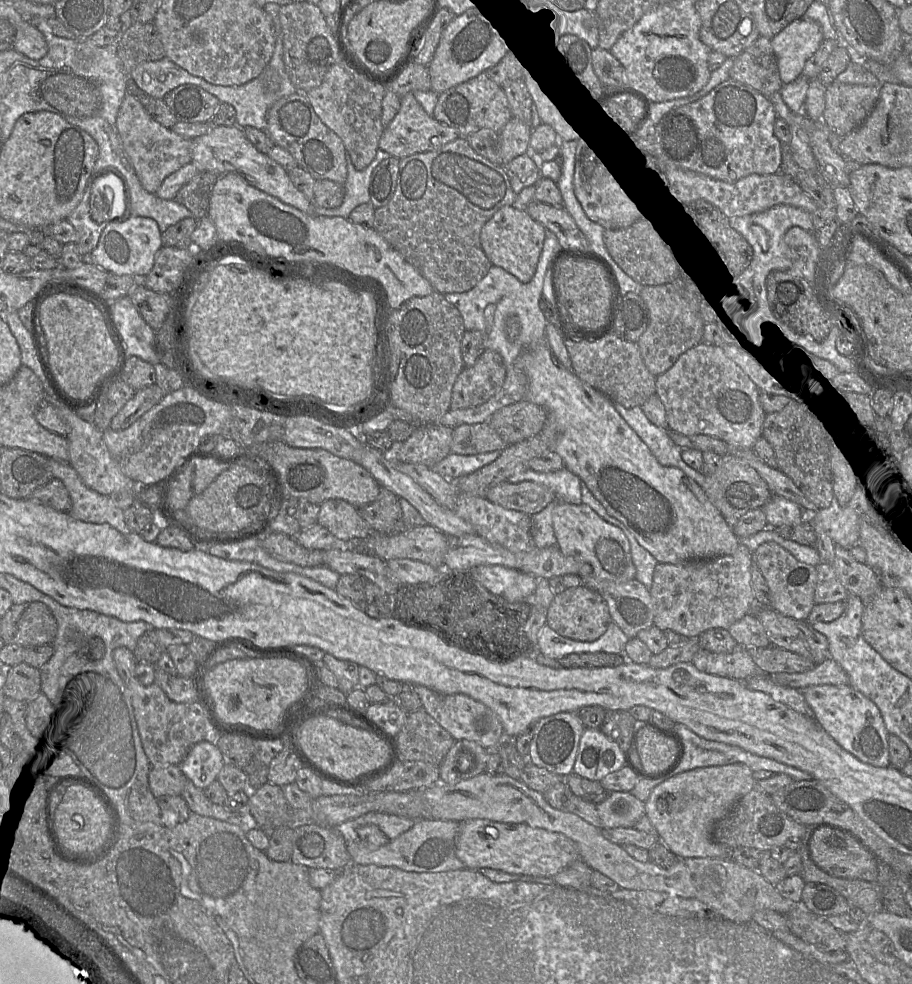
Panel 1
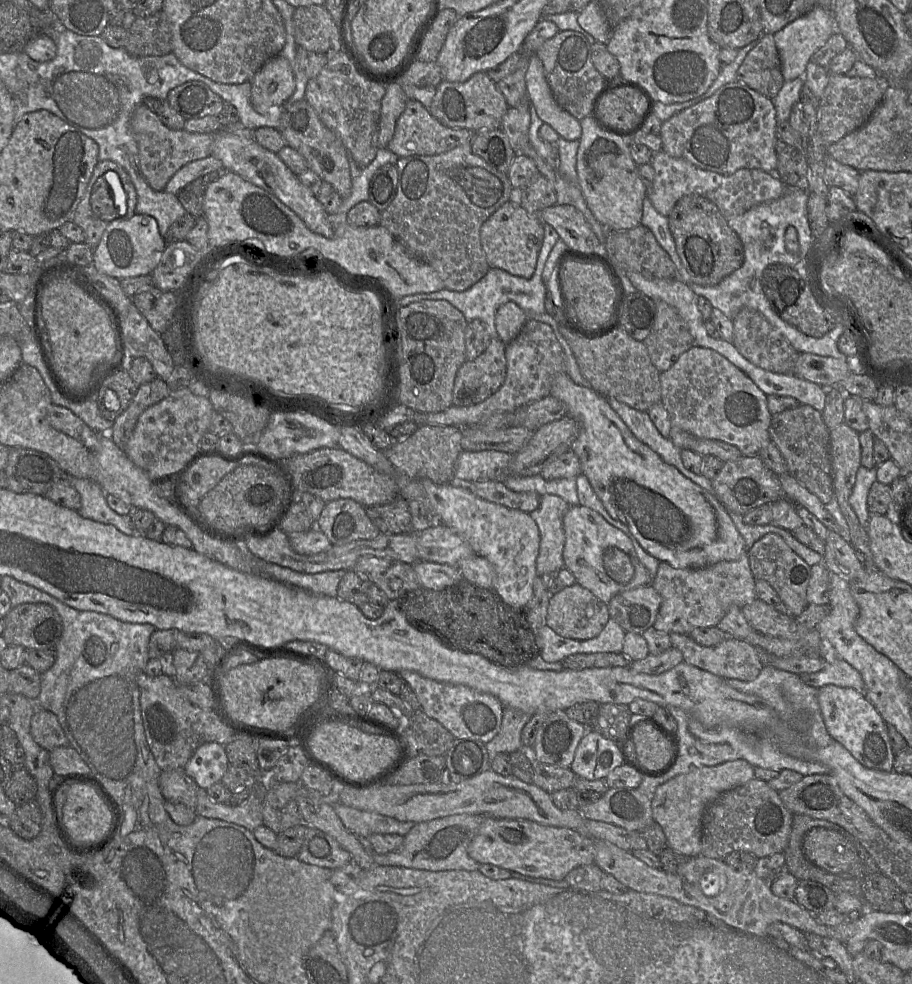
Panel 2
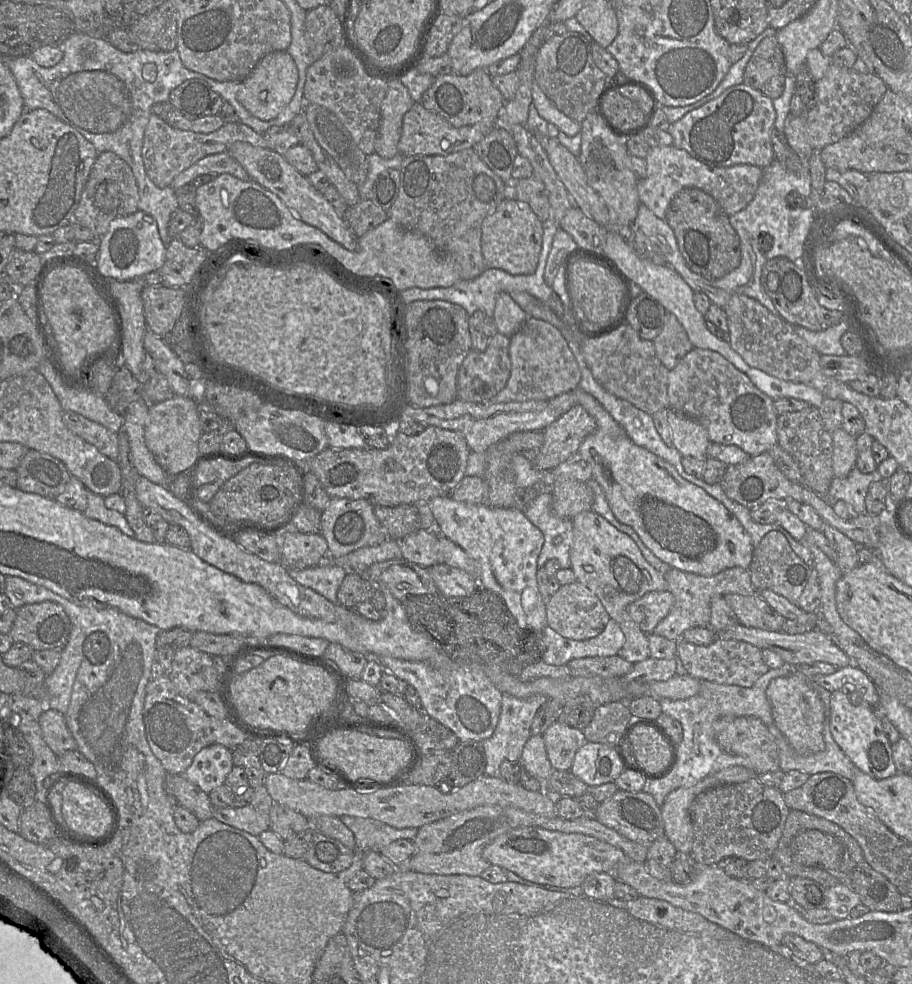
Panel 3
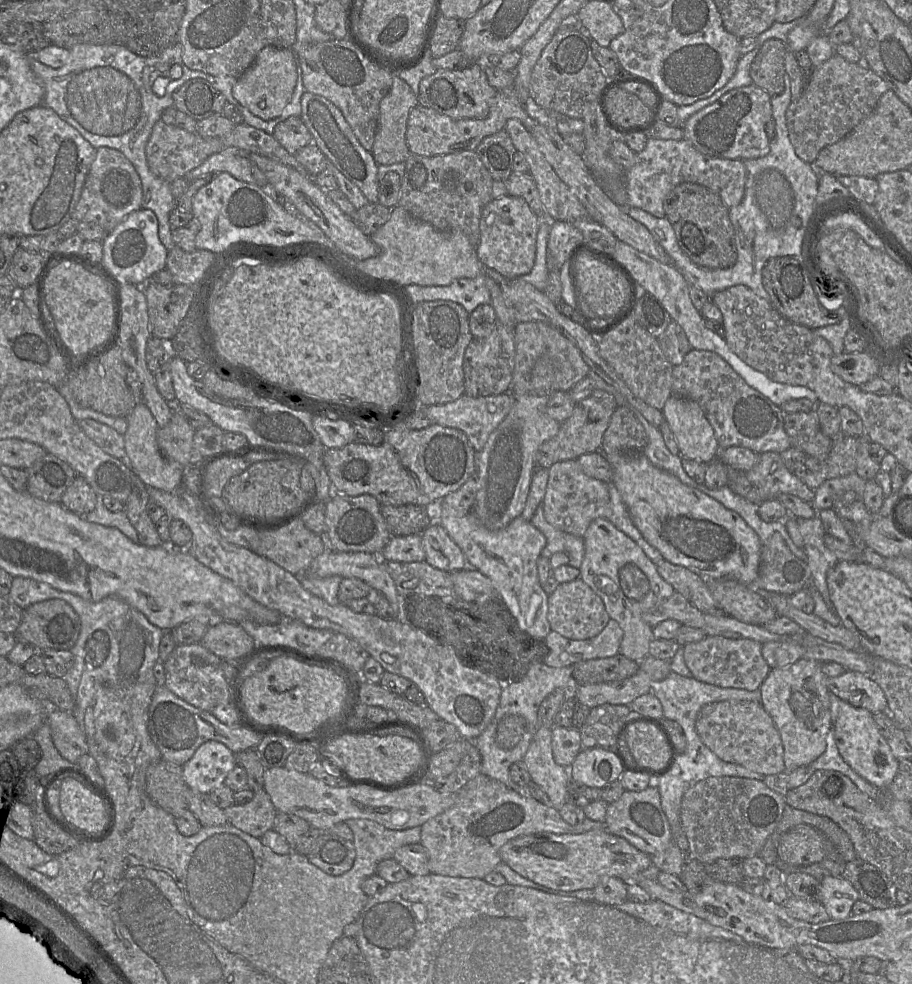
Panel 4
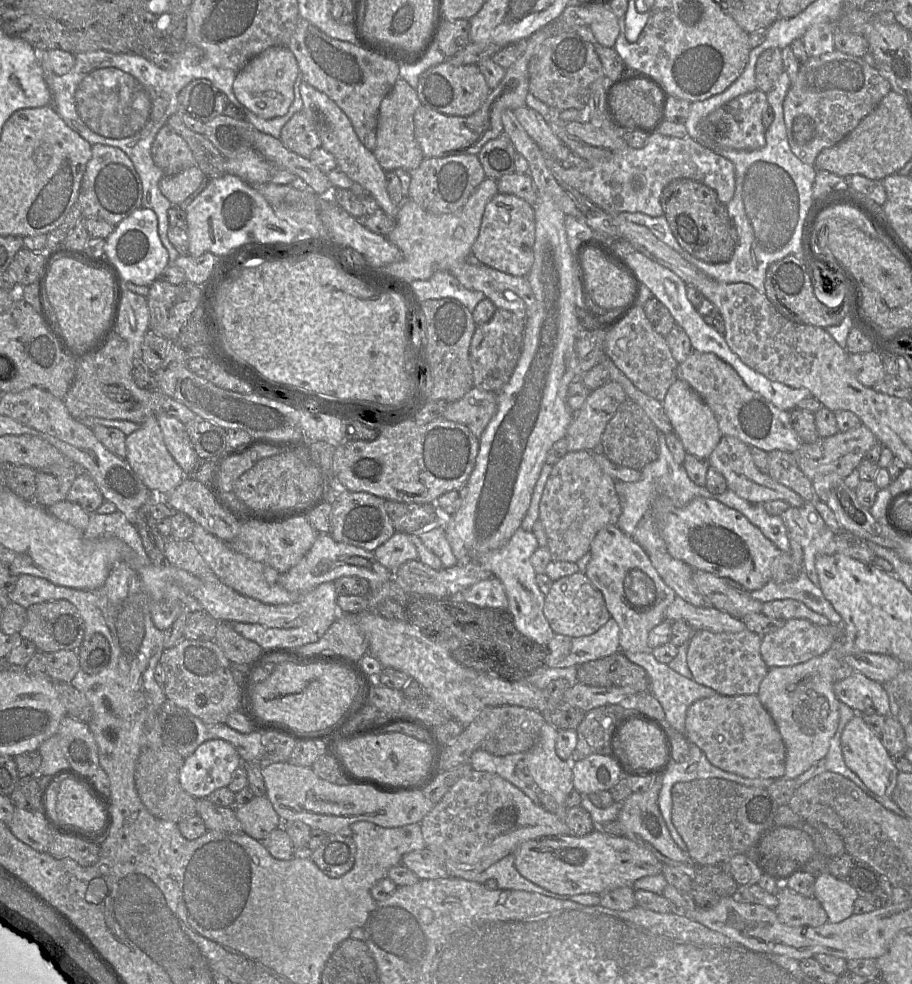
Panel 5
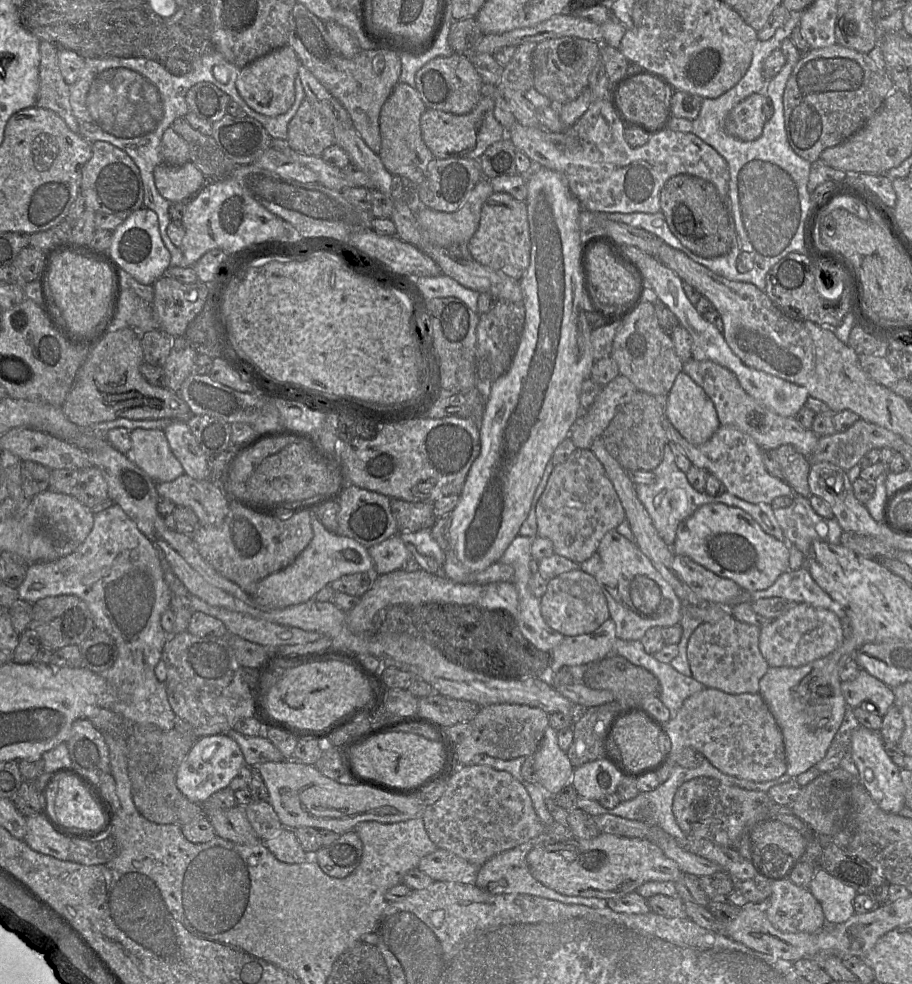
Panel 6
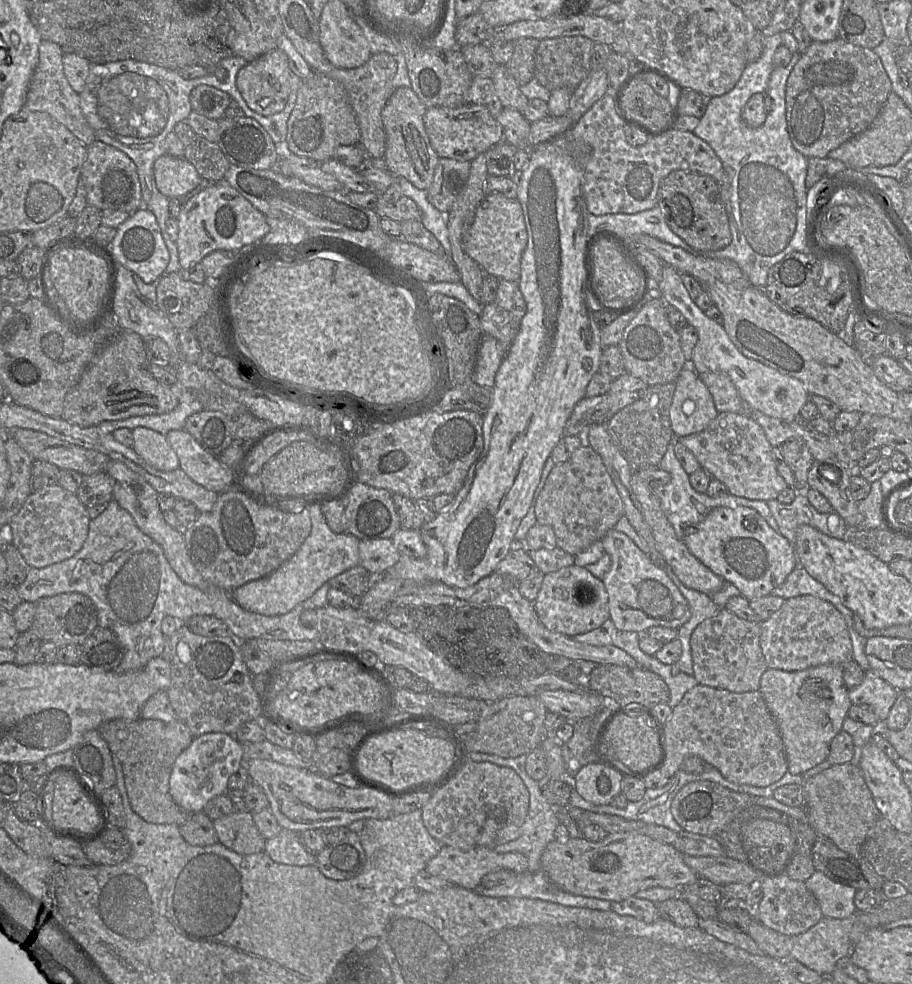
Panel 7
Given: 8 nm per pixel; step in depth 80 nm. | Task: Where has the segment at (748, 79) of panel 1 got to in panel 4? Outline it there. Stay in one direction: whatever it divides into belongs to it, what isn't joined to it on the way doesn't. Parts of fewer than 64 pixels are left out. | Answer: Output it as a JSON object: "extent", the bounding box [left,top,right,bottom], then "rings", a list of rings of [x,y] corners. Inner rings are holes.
{"extent":[750,39,786,96],"rings":[[[778,39],[765,41],[750,66],[753,85],[770,96],[784,91],[786,44]]]}

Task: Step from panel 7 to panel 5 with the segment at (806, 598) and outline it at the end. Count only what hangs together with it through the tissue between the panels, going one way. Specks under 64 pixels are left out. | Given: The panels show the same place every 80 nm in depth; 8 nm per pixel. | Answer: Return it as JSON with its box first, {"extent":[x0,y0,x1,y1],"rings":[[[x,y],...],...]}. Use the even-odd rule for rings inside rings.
{"extent":[760,619,836,667],"rings":[[[790,619],[780,629],[762,636],[760,654],[768,666],[787,667],[824,654],[836,637],[806,619]]]}

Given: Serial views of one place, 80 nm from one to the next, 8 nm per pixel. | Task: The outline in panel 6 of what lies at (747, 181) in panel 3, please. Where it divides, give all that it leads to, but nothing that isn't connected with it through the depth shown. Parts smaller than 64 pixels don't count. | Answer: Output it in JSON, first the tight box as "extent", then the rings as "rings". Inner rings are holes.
{"extent":[507,98,730,213],"rings":[[[607,98],[601,100],[594,100],[591,102],[588,110],[577,120],[577,122],[571,127],[567,128],[565,132],[554,133],[544,129],[543,127],[529,127],[515,122],[511,128],[507,131],[507,137],[510,138],[514,144],[516,150],[519,150],[526,154],[533,162],[534,166],[542,166],[559,173],[567,182],[568,187],[572,195],[579,201],[582,209],[586,209],[594,213],[657,213],[661,211],[660,207],[660,191],[665,182],[673,176],[678,174],[688,174],[702,178],[711,182],[717,189],[719,195],[723,199],[727,199],[729,192],[730,173],[728,164],[725,159],[710,145],[705,143],[702,139],[696,136],[692,132],[682,133],[673,130],[664,130],[650,136],[648,142],[640,147],[631,147],[624,137],[624,131],[626,127],[620,122],[616,116],[612,106]]]}

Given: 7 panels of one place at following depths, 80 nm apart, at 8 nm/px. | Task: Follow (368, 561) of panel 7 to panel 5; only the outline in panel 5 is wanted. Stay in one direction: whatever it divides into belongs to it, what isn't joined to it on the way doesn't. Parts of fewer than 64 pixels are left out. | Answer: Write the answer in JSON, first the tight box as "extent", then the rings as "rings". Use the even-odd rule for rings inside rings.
{"extent":[373,532,418,571],"rings":[[[395,532],[377,547],[373,554],[377,561],[390,571],[394,571],[407,561],[418,559],[417,549],[411,542],[410,535],[401,532]]]}

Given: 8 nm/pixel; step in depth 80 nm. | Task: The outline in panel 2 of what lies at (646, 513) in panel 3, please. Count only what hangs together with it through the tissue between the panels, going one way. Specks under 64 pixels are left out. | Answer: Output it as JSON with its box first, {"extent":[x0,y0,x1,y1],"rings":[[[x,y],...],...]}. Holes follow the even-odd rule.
{"extent":[550,372,747,569],"rings":[[[565,372],[558,373],[554,377],[550,390],[550,396],[564,402],[568,409],[568,415],[572,416],[579,425],[579,434],[571,446],[571,451],[573,451],[580,460],[582,474],[587,477],[594,492],[602,501],[610,516],[627,526],[638,543],[648,554],[658,559],[660,562],[668,563],[675,569],[697,569],[707,567],[721,561],[735,561],[738,560],[743,554],[747,553],[745,541],[738,532],[727,509],[712,493],[686,478],[675,466],[665,463],[656,452],[654,452],[646,444],[639,441],[632,434],[618,414],[611,408],[606,397],[597,393],[593,389],[577,385]]]}

